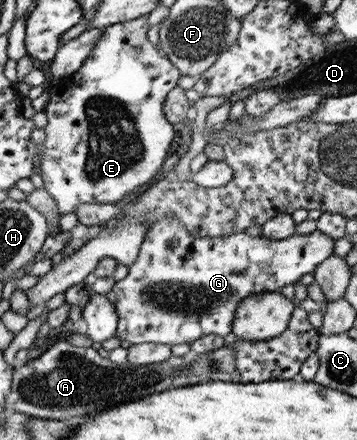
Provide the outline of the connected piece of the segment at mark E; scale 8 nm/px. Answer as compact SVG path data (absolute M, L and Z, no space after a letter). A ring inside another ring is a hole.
M147 16L133 18L133 20L127 20L127 22L109 24L109 26L105 27L103 36L91 48L89 56L83 60L80 68L70 78L60 79L50 87L48 92L49 100L47 100L42 110L46 116L46 125L42 128L45 135L45 150L43 151L43 158L38 167L42 176L42 187L55 200L55 206L58 208L59 216L67 212L72 212L74 206L79 203L115 203L117 200L121 200L125 194L131 194L137 190L138 186L141 186L141 184L147 182L153 175L157 174L159 167L163 164L165 154L167 154L167 148L169 148L169 144L171 144L171 139L173 138L172 125L165 120L162 111L163 101L166 95L176 86L177 80L181 78L181 75L177 72L177 68L173 67L171 62L168 62L161 56L160 52L148 42L146 38L147 30Z

